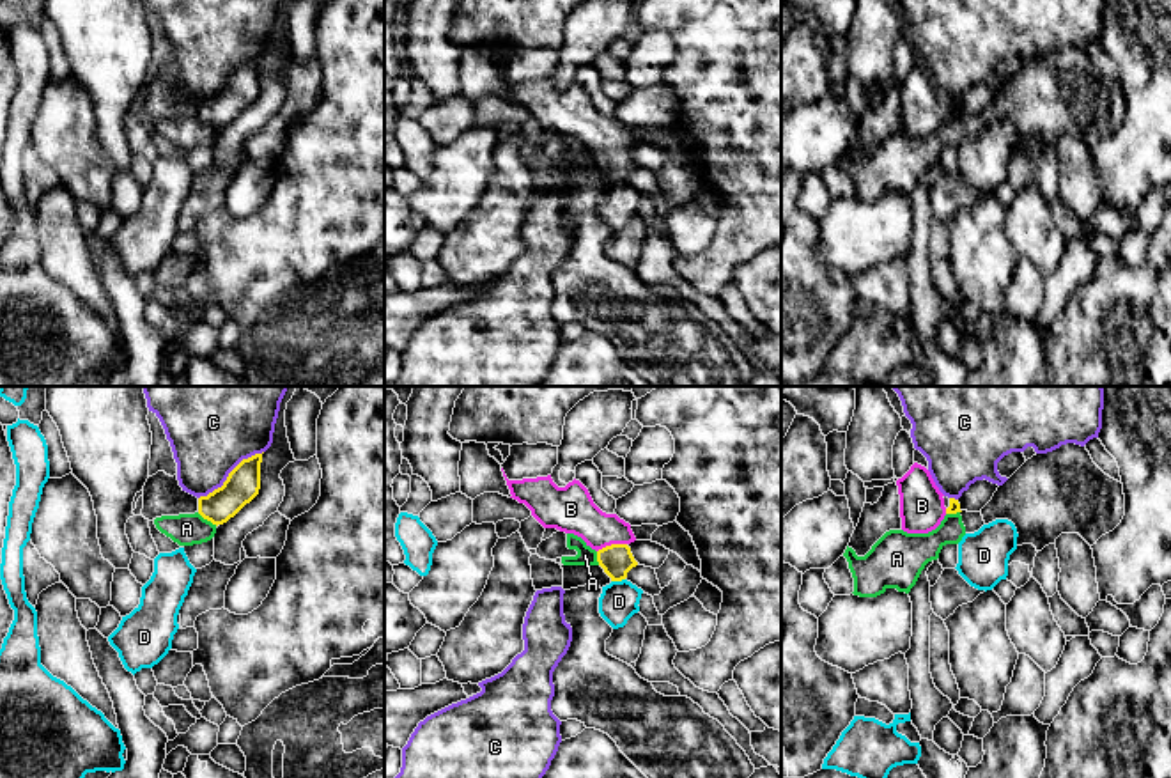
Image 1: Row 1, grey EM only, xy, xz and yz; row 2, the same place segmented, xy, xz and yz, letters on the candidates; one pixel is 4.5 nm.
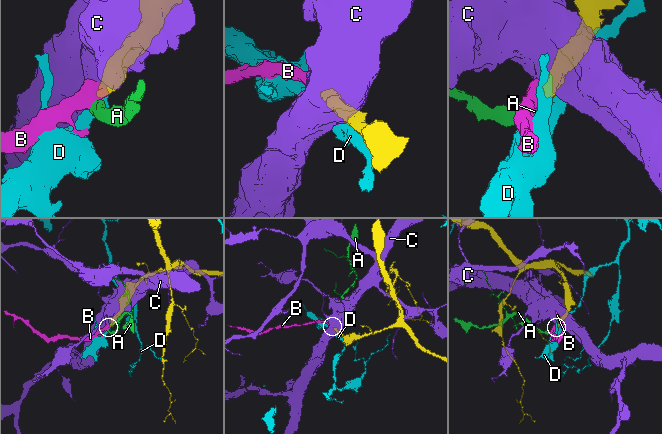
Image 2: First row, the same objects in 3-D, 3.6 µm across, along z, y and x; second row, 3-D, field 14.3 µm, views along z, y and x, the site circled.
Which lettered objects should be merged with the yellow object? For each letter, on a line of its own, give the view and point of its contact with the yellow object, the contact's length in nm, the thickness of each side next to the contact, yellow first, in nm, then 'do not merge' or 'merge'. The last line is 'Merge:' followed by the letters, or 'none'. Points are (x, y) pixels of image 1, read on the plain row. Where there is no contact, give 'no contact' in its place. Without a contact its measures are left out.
A: contact xy (208, 123); length 110 nm; calibres 160 and 140 nm; do not merge
B: contact xz (612, 147); length 140 nm; calibres 150 and 220 nm; merge
C: contact xy (229, 77); length 360 nm; calibres 160 and 360 nm; do not merge
D: contact xz (617, 183); length 70 nm; calibres 150 and 180 nm; do not merge
Merge: B

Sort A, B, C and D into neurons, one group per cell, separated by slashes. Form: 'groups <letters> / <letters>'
groups A / B / C / D

